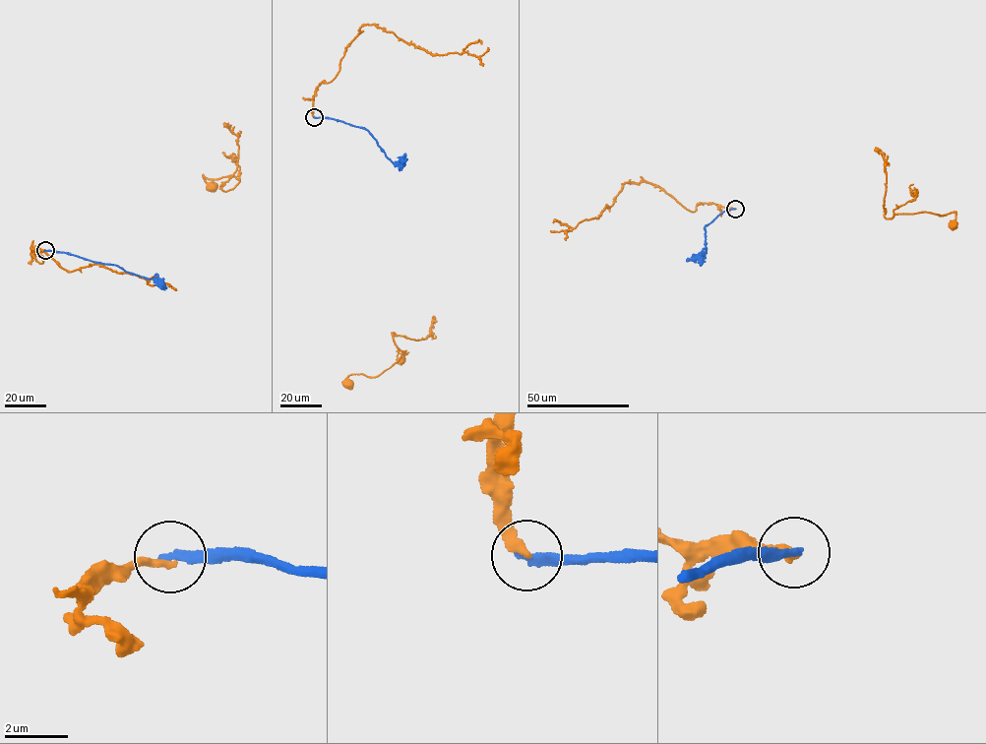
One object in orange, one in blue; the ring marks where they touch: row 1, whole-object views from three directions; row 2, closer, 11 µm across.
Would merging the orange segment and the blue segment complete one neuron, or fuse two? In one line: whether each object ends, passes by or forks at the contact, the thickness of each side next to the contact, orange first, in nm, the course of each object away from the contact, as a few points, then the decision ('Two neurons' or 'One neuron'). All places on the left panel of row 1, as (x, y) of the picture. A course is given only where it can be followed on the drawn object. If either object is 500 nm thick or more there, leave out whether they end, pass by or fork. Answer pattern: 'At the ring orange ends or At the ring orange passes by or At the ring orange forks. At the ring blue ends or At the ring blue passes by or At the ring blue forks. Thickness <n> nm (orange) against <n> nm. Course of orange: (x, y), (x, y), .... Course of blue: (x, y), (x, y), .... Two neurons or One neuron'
At the ring orange ends. At the ring blue ends. Thickness 300 nm (orange) against 320 nm. Course of orange: (45, 251), (219, 189), (227, 191), (240, 181), (230, 174), (215, 179), (204, 175), (211, 187). Course of blue: (45, 250), (117, 265), (149, 278), (159, 278), (160, 288). Two neurons

